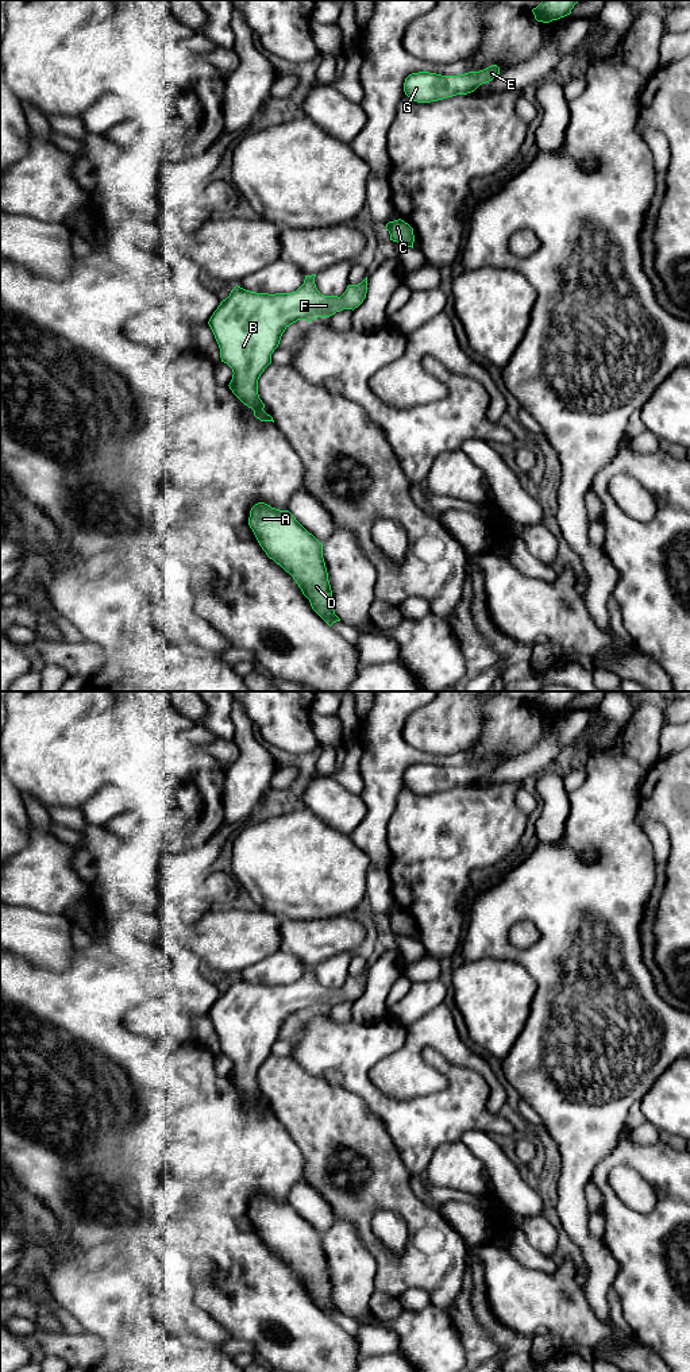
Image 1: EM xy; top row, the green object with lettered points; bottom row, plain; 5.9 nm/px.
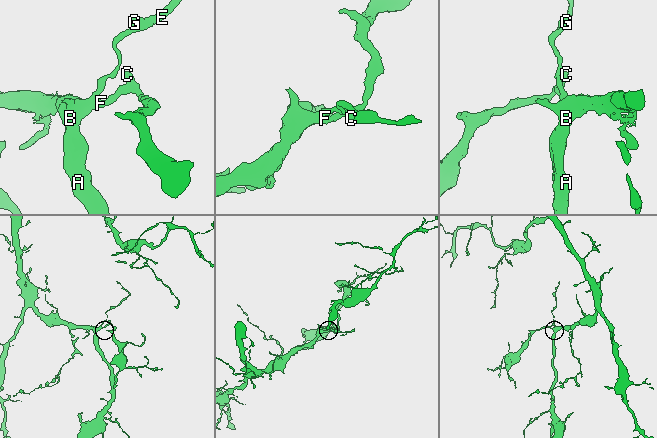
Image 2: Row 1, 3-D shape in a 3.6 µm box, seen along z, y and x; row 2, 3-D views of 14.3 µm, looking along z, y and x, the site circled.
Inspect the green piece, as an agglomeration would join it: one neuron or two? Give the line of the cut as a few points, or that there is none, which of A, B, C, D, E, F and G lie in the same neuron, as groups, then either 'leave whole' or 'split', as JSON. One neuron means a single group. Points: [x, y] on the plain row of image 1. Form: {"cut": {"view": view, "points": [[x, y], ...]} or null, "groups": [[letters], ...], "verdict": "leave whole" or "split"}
{"cut": null, "groups": [["A", "B", "C", "D", "E", "F", "G"]], "verdict": "leave whole"}

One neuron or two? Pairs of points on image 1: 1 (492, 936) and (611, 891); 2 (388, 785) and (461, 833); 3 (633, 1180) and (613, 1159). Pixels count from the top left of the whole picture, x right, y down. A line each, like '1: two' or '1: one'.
1: one
2: two
3: two

